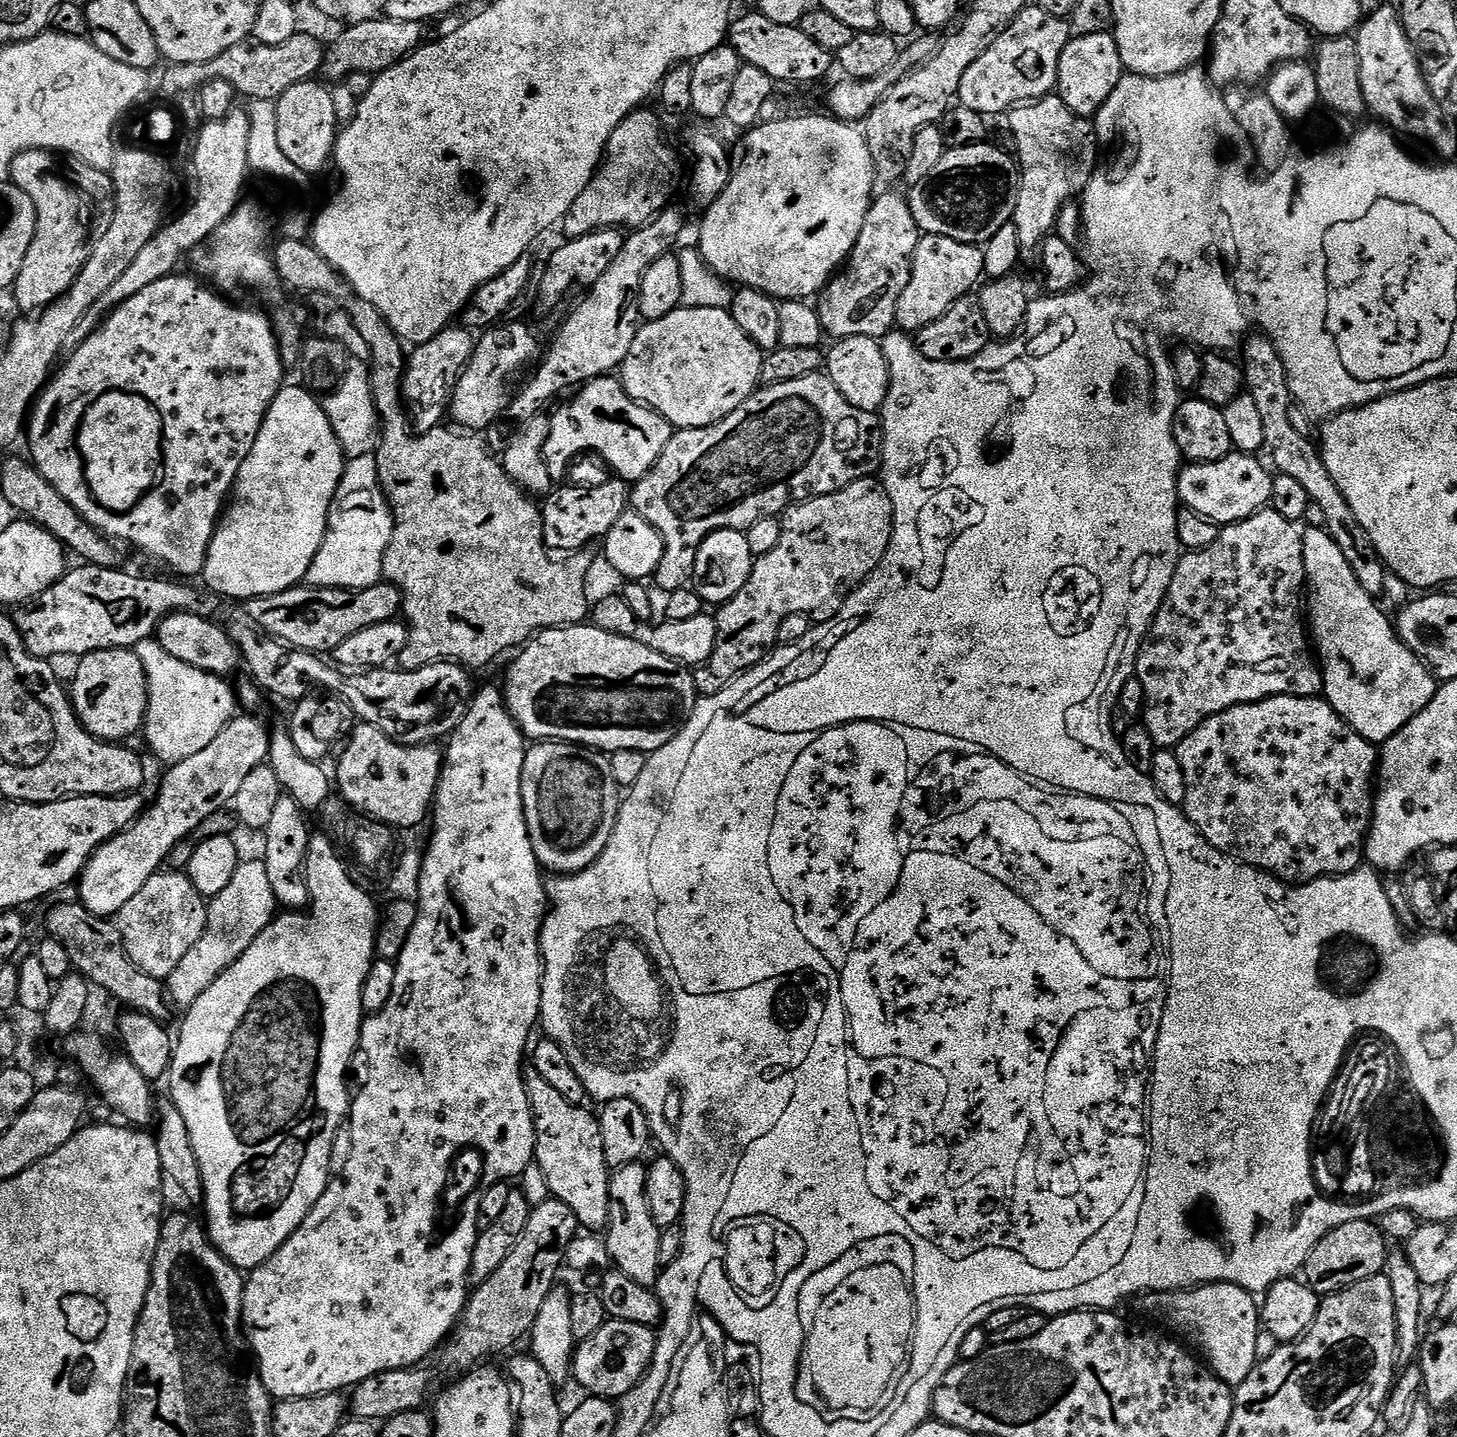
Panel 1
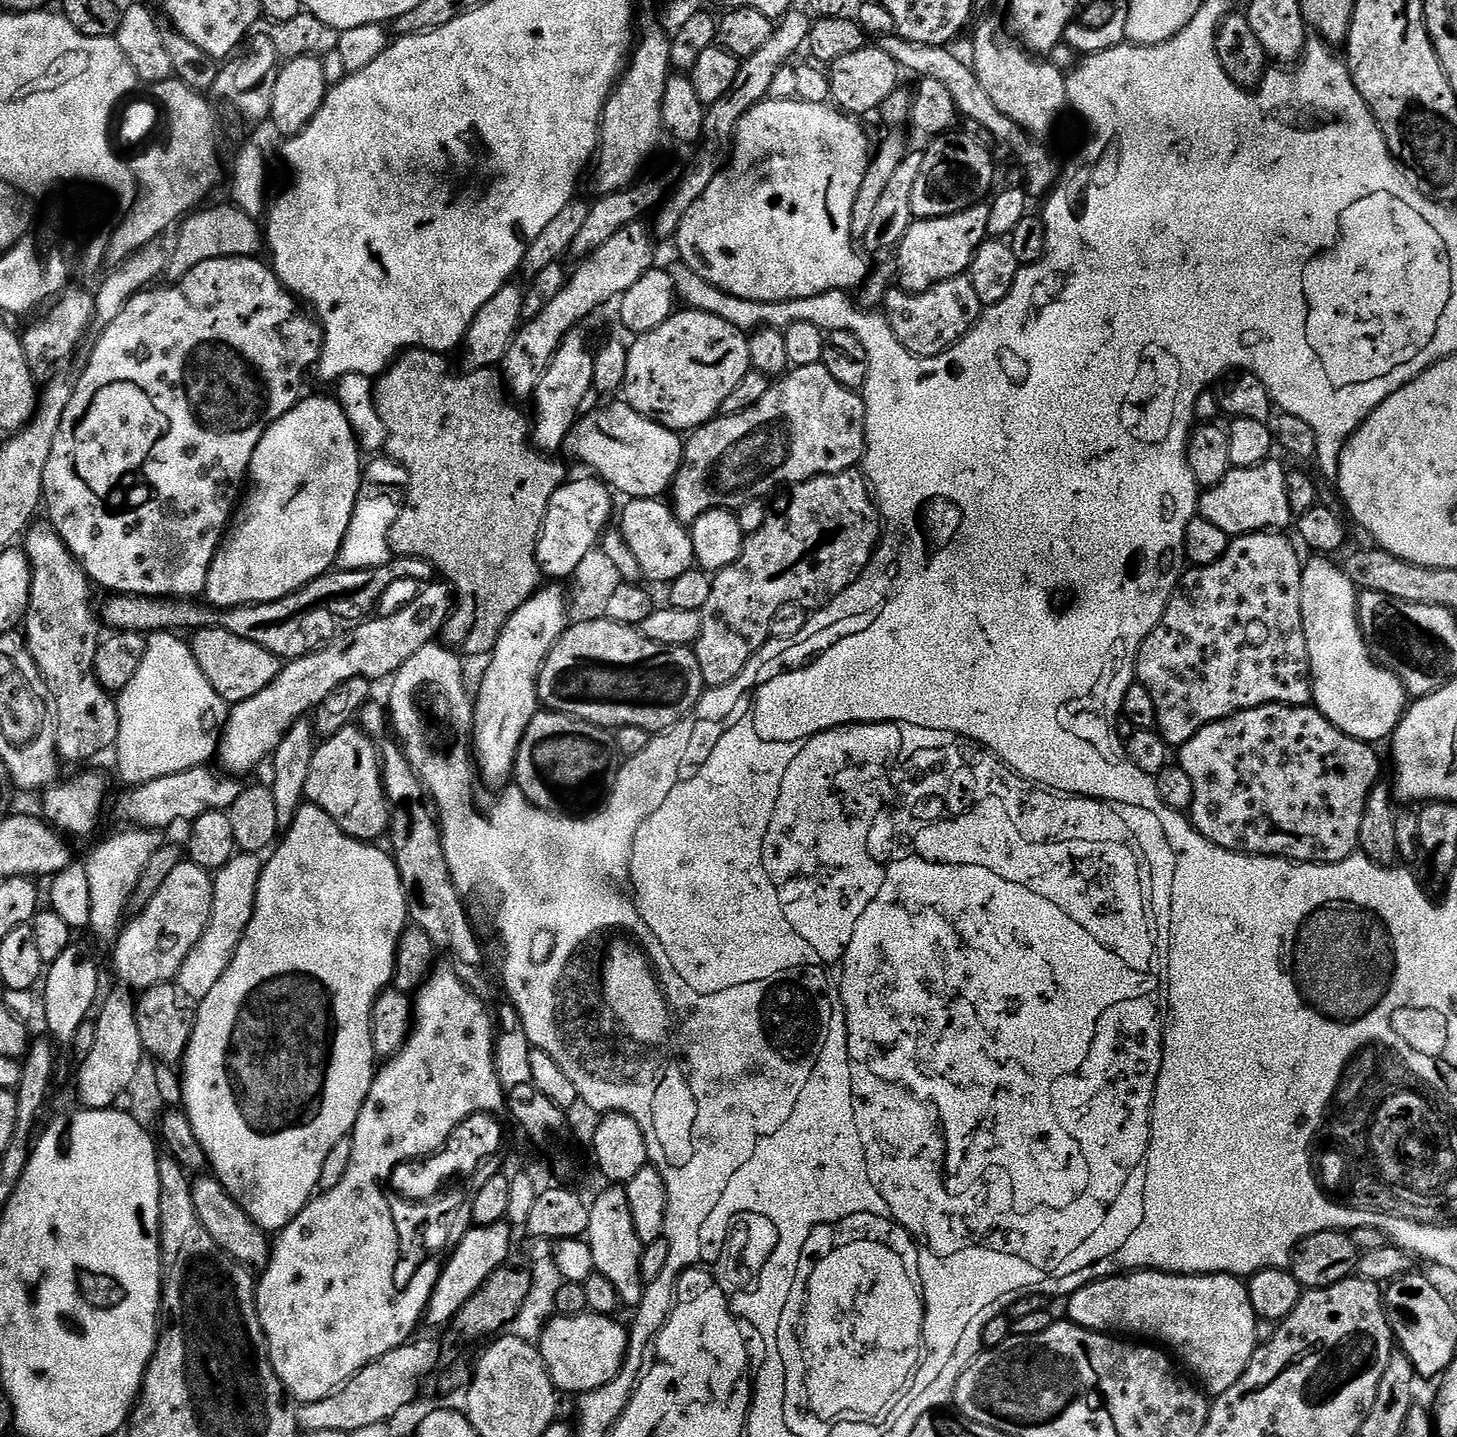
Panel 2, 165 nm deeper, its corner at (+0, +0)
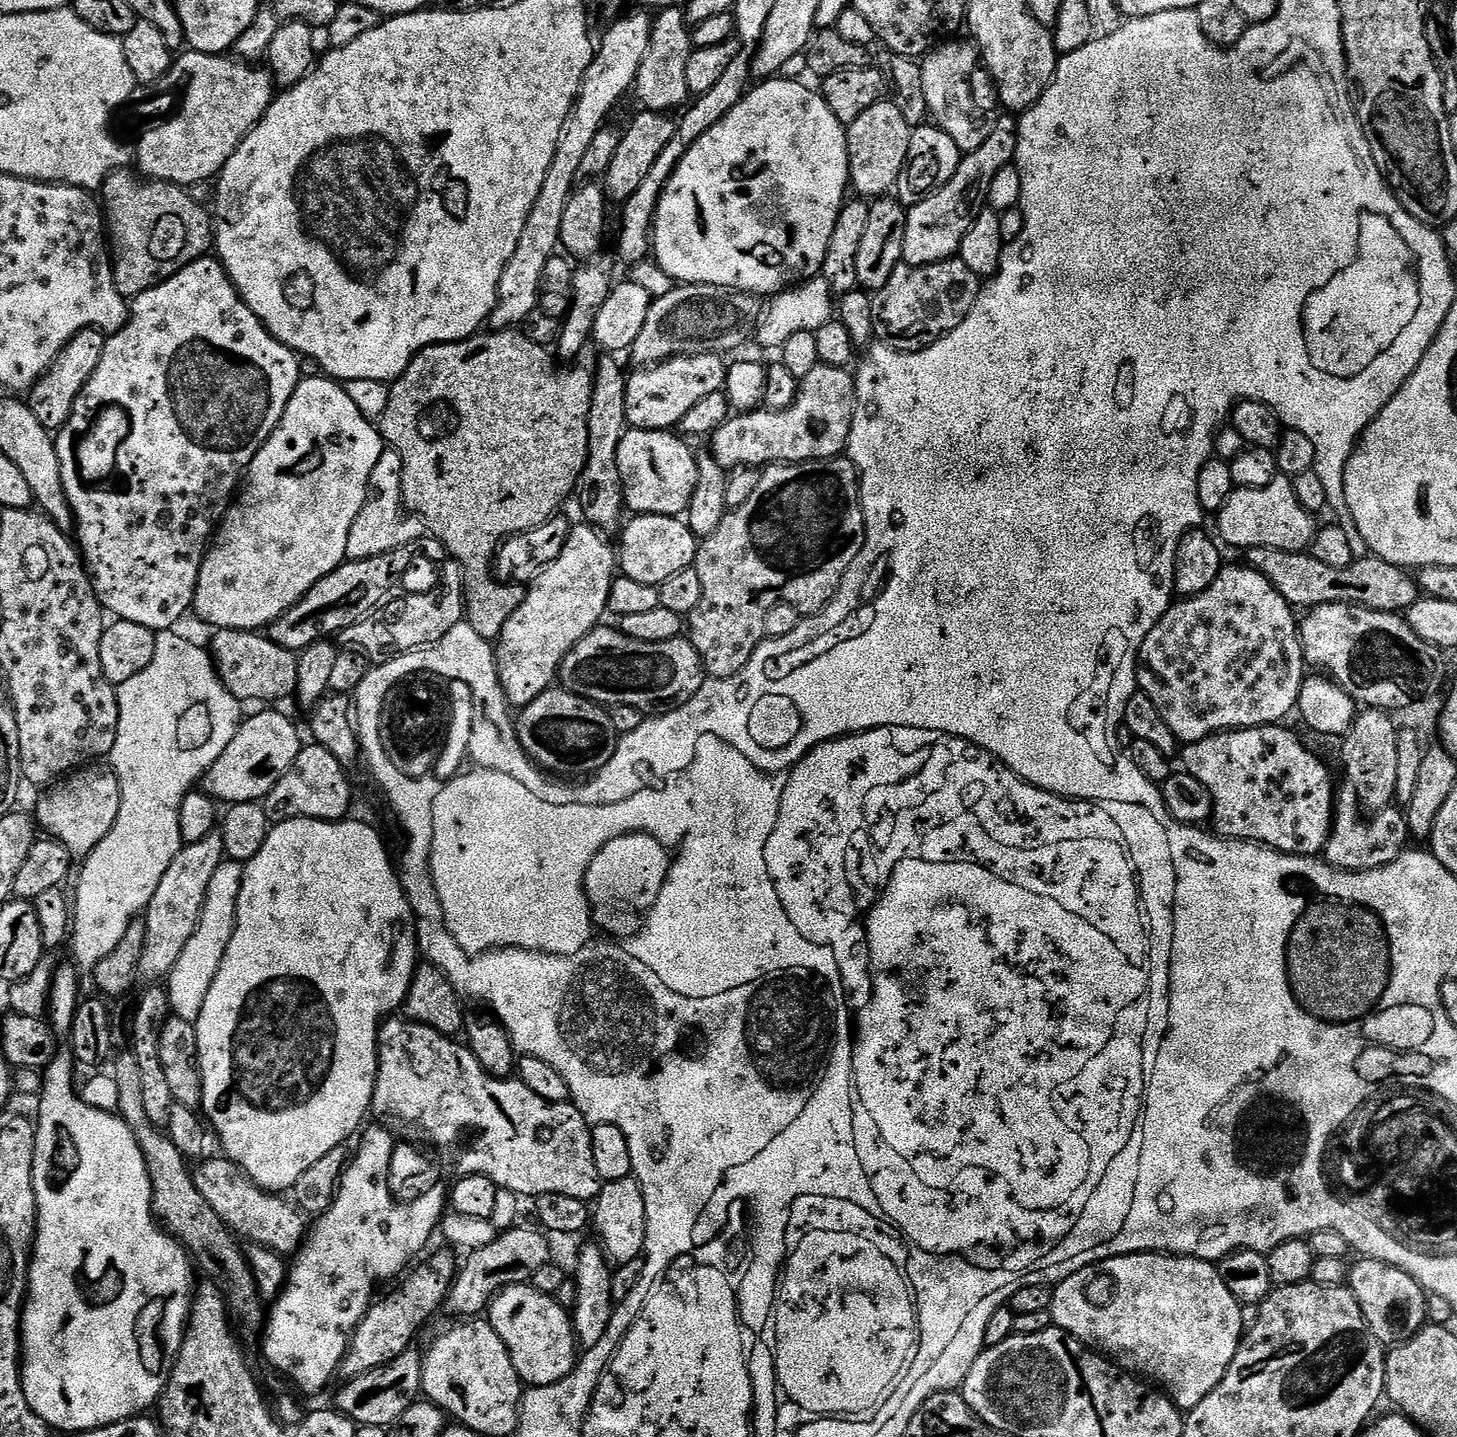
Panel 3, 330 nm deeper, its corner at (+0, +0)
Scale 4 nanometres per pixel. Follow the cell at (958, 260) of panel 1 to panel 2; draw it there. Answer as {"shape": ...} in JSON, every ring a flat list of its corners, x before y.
{"shape":[[969,206,952,216,940,216,936,220,916,220,912,223,898,245,900,276,904,279,902,284,907,291,913,294,924,292,942,280,967,273,976,248,989,235,989,209,976,207]]}

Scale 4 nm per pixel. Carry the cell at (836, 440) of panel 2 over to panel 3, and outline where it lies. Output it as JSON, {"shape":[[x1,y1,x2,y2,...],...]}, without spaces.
{"shape":[[819,363,814,370,810,370,810,374,798,381,796,397,788,408,777,412,741,412,724,420,710,436,711,454,725,470,756,470,769,464,831,460,839,457,848,447,852,407,855,404,856,381,853,373,848,368]]}

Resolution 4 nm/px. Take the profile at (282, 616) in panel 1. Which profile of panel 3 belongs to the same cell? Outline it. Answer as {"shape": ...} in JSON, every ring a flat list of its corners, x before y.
{"shape":[[425,534,414,542,398,546,398,550,390,550,381,556,365,560,348,560,339,564,333,572,323,576,294,607,286,610,275,622,268,625,268,639,286,650,299,654,320,640,335,637,344,629,364,619,369,612,381,607,389,595,387,592,407,574,408,567,419,556,437,566,443,565,449,559,442,542,438,542,430,534]]}

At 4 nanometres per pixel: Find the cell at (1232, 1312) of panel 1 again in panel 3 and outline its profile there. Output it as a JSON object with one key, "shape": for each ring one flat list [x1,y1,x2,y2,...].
{"shape":[[1162,1252,1112,1256,1070,1274,1052,1288,1050,1311,1055,1327,1111,1358,1121,1369,1140,1378,1147,1377,1149,1381,1157,1380,1152,1382,1171,1396,1181,1410,1198,1406,1222,1382,1245,1333,1241,1305,1226,1290,1226,1282,1222,1282,1219,1267,1213,1261]]}

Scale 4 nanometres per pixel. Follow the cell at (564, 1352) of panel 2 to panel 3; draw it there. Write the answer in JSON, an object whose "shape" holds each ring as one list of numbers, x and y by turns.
{"shape":[[531,1283,515,1284,503,1288,492,1299,486,1319,494,1326,498,1338,506,1342,510,1362,514,1362,514,1370,518,1370,525,1385,550,1386,575,1370,578,1359,576,1329,572,1326,570,1312,559,1305,555,1296,542,1294]]}

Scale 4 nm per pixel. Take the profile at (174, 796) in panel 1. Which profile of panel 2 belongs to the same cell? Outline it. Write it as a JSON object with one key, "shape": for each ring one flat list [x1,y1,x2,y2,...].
{"shape":[[444,582,429,583,405,608,397,610,393,616,380,616,377,620,365,619,357,623,351,632,332,641,331,644,320,649,319,652,311,652,308,656,300,656,297,660,285,663,279,674,262,690,262,694,254,694,241,704,231,705,228,713,228,721,224,723,224,731,220,733,220,747,218,749,218,761,225,773,233,778,244,778,247,772,252,772,260,763,267,761,282,738,294,726,294,722,305,719,313,710,320,707,348,680,362,679,379,682,387,681,396,675,396,671,404,665,422,646,433,643,443,633,444,626,448,622,454,607,454,596,449,585]]}

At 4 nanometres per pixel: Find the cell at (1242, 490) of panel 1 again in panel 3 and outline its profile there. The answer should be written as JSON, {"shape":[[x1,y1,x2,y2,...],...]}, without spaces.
{"shape":[[1277,475,1270,486,1258,490,1233,487,1230,498,1215,517,1219,539,1232,548,1277,548,1283,552,1303,552,1309,547,1318,527,1313,513,1307,512,1294,494,1294,486,1287,476]]}

